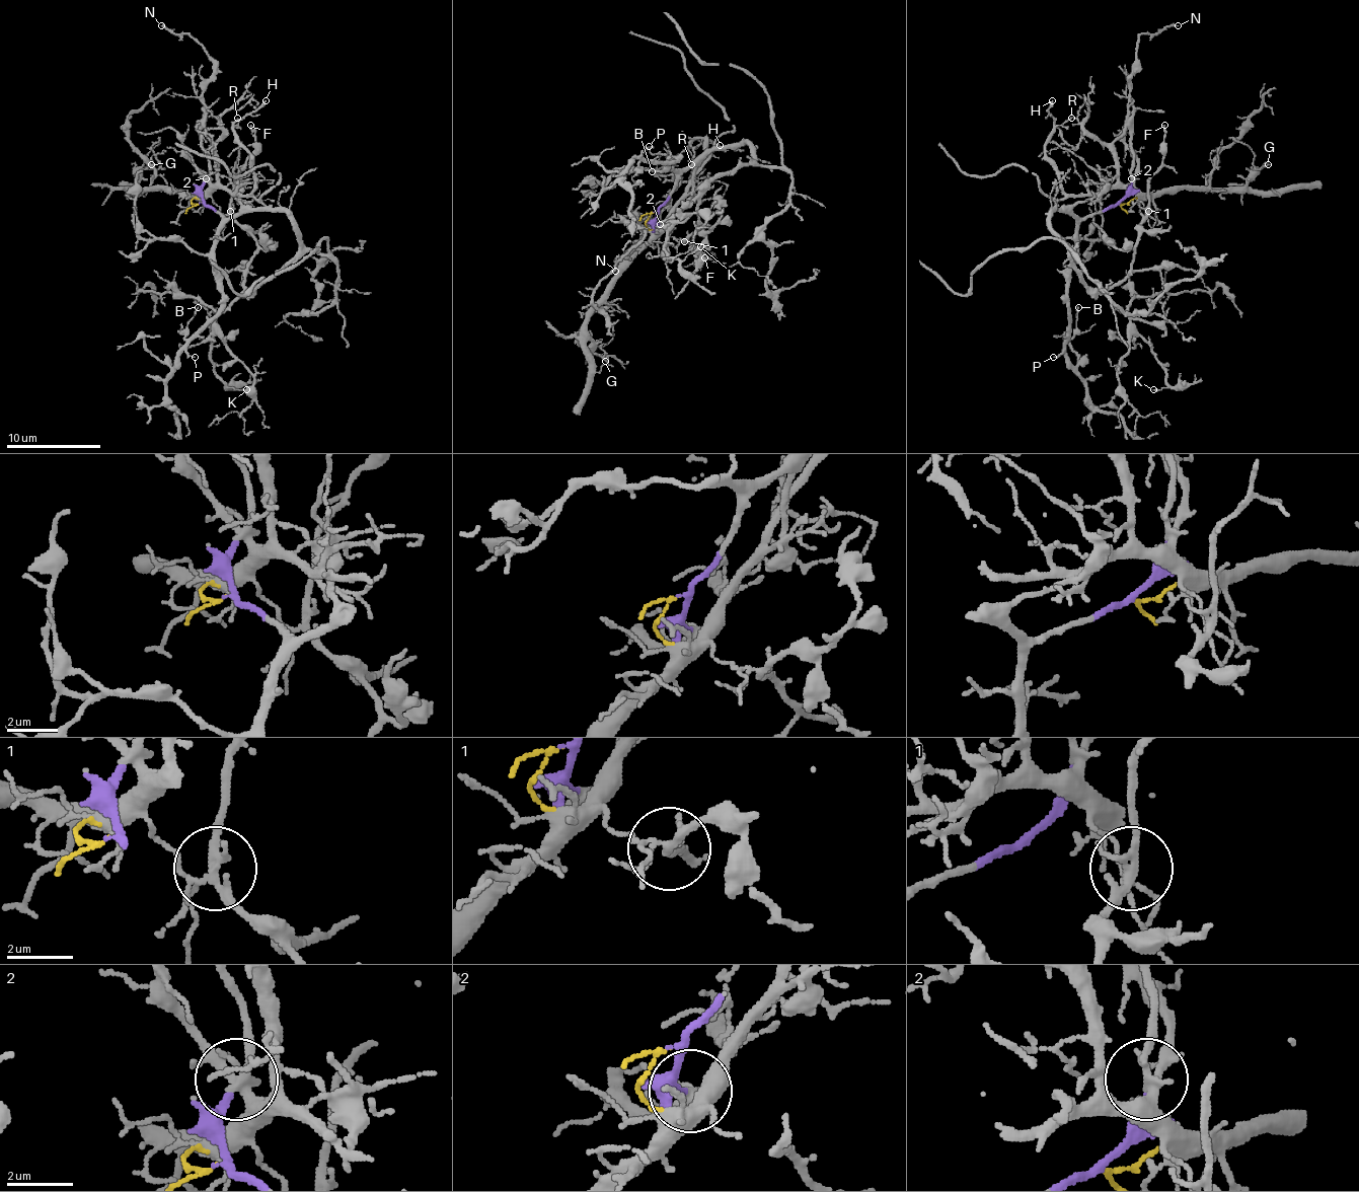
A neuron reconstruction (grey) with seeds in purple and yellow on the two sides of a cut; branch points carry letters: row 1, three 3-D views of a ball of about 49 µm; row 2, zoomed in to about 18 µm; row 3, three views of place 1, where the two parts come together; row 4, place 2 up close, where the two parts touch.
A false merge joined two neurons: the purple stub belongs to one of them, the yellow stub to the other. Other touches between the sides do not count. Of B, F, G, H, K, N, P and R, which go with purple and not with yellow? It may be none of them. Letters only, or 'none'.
B, F, K, N, P

